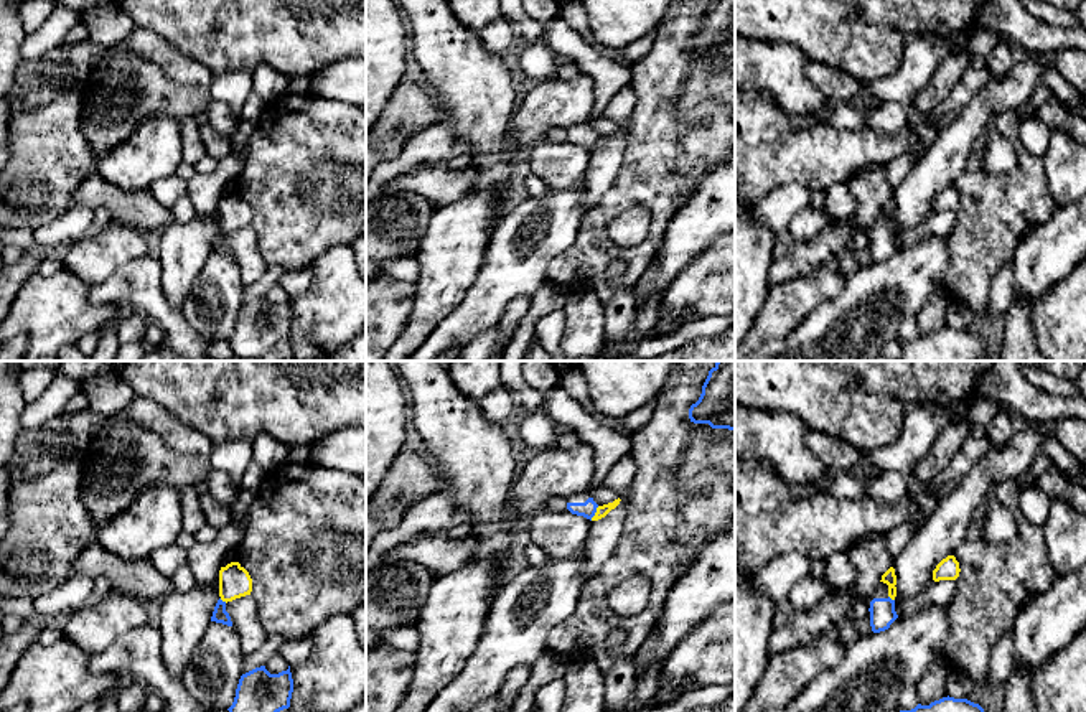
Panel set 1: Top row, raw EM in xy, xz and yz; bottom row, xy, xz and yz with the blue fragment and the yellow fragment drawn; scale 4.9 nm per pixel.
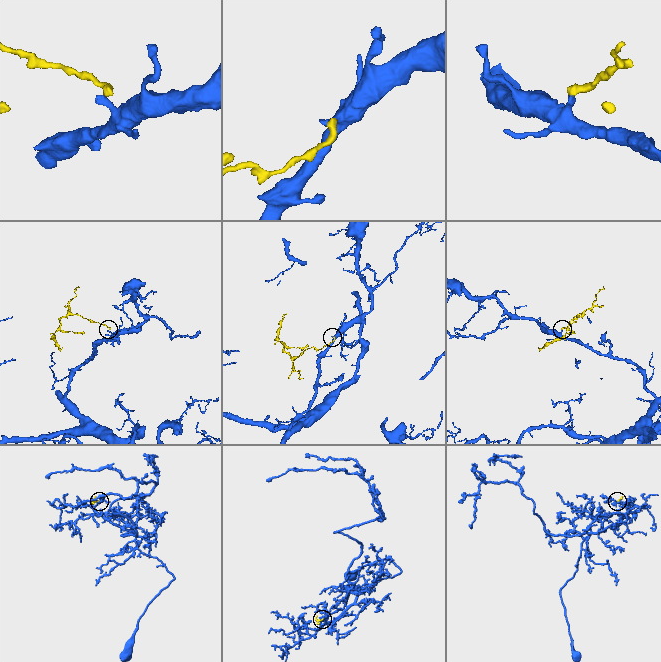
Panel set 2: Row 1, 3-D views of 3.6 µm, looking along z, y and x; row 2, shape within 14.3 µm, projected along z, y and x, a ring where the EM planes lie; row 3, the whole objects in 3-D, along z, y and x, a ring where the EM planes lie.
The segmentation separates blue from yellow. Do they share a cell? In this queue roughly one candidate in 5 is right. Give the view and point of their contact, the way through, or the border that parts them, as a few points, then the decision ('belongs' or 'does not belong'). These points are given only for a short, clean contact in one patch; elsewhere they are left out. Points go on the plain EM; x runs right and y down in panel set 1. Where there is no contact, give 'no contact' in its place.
xz (595, 142) | along xz (599, 137), (590, 150) | does not belong

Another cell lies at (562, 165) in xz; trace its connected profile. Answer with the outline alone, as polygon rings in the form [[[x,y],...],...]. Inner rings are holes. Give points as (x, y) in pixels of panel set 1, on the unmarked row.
[[[549,138],[539,140],[529,152],[532,173],[541,178],[549,190],[569,190],[585,181],[592,152],[572,145],[555,143]]]

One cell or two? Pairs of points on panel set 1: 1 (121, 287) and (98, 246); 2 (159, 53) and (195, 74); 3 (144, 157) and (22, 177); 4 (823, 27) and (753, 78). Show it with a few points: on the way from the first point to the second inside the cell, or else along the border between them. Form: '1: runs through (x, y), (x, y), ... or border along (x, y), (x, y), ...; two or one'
1: border along (147, 254), (119, 266), (101, 282), (91, 285); two
2: runs through (167, 58), (187, 71); one
3: border along (99, 160), (96, 172); two
4: border along (757, 38), (762, 42), (791, 43), (806, 60); two

